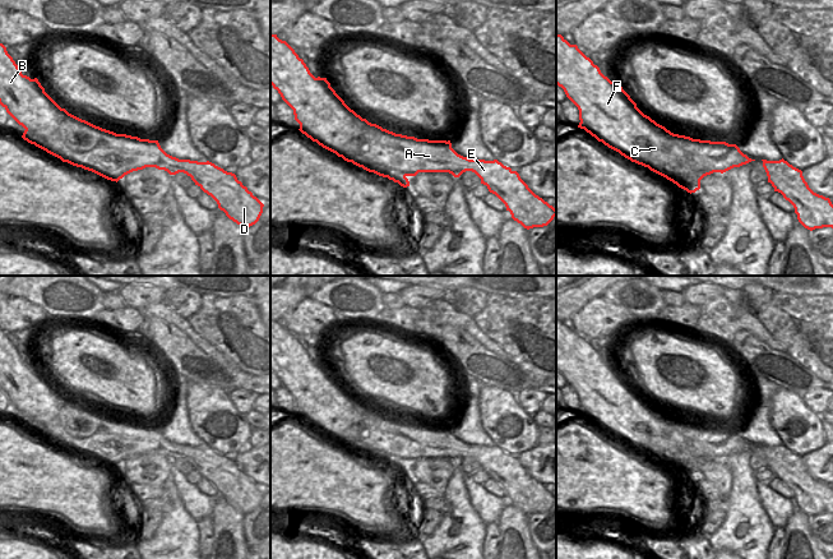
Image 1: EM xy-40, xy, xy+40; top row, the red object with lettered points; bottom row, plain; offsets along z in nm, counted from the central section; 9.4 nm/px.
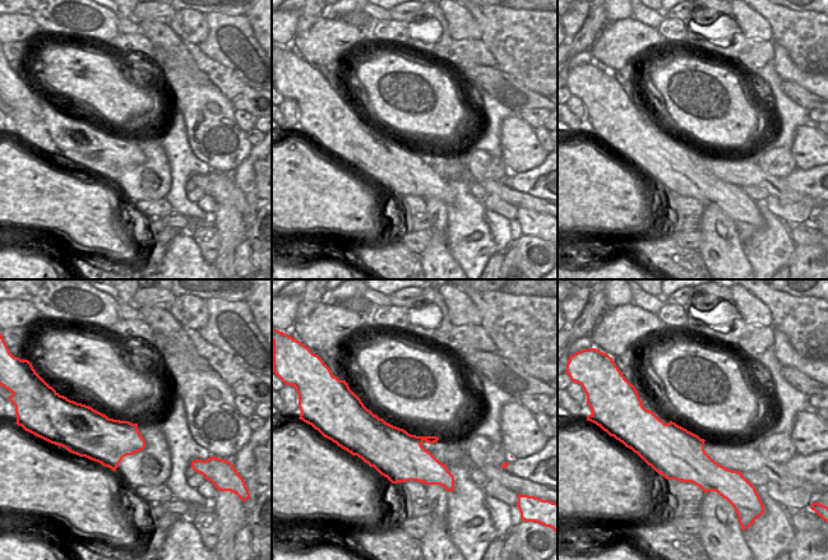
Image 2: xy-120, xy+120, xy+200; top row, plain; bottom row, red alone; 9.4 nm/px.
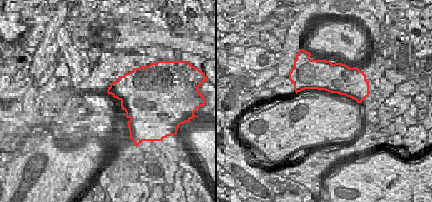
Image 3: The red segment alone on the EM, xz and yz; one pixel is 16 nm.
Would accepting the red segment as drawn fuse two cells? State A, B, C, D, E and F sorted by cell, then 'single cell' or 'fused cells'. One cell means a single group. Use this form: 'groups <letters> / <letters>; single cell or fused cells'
groups A D E / B C F; fused cells

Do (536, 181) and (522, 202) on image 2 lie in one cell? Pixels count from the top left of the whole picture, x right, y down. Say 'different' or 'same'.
different

